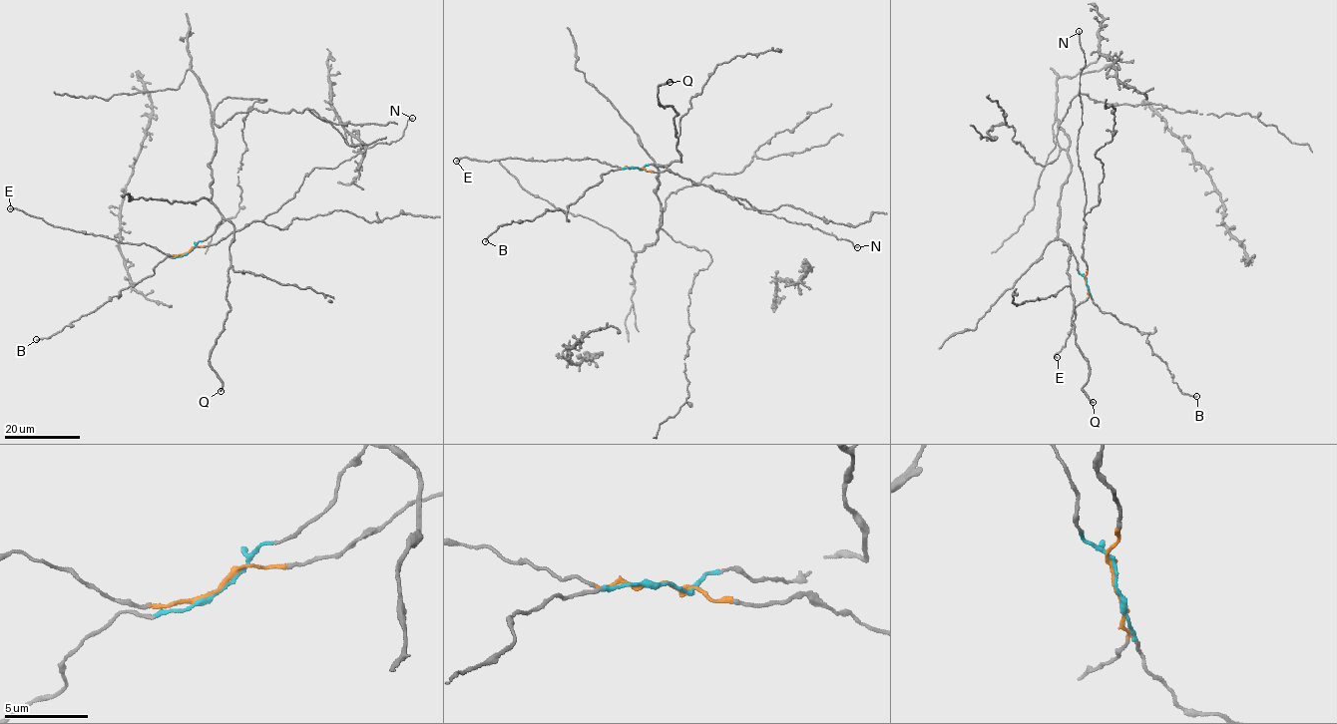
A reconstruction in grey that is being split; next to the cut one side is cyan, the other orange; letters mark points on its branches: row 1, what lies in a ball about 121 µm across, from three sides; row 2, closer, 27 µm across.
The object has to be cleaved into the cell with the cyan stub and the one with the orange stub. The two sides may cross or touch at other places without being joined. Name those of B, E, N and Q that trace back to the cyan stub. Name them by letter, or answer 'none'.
B, Q

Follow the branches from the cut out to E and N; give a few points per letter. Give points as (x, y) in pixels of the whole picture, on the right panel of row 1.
E: (1086, 283), (1089, 297), (1075, 308), (1069, 337), (1065, 347), (1062, 346), (1061, 351), (1054, 355), (1057, 357)
N: (1086, 283), (1088, 267), (1082, 244), (1086, 198), (1077, 151), (1082, 125), (1080, 75), (1086, 60), (1079, 30)

